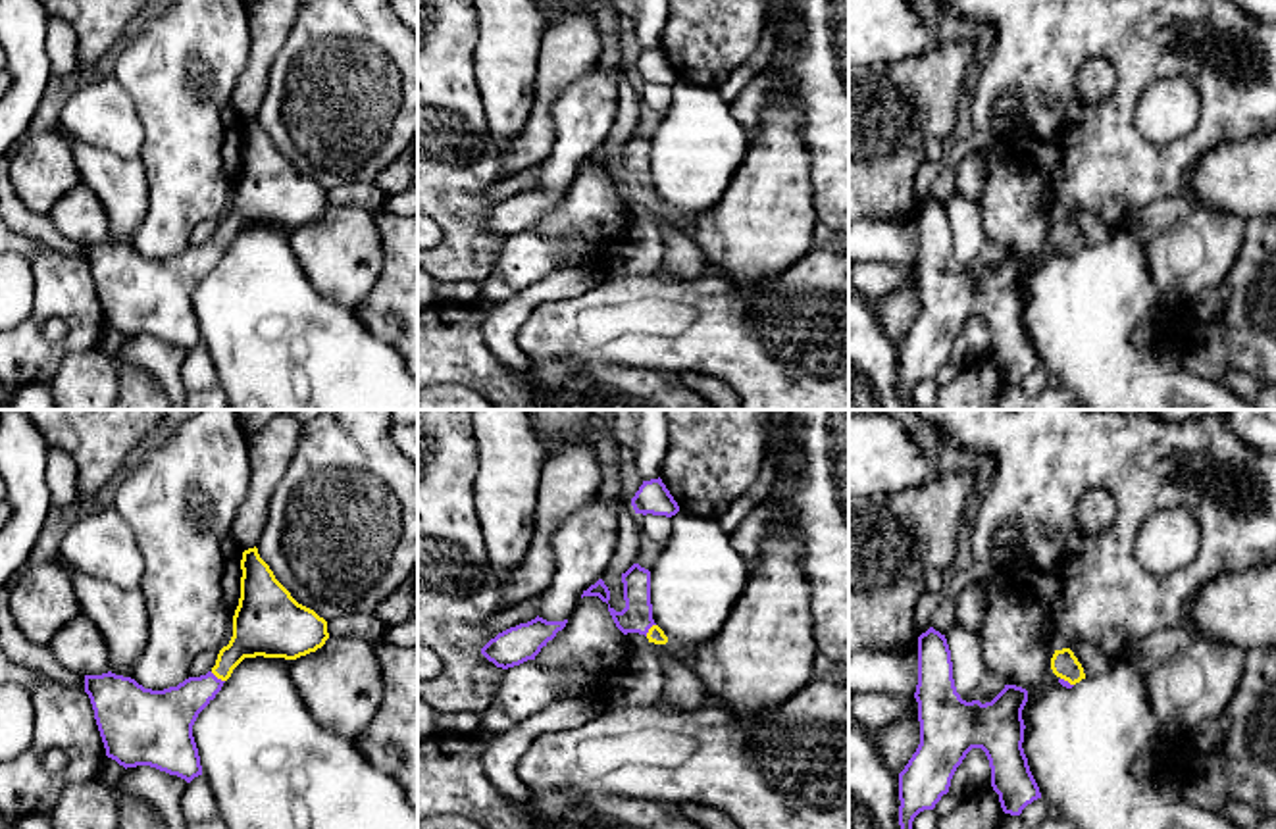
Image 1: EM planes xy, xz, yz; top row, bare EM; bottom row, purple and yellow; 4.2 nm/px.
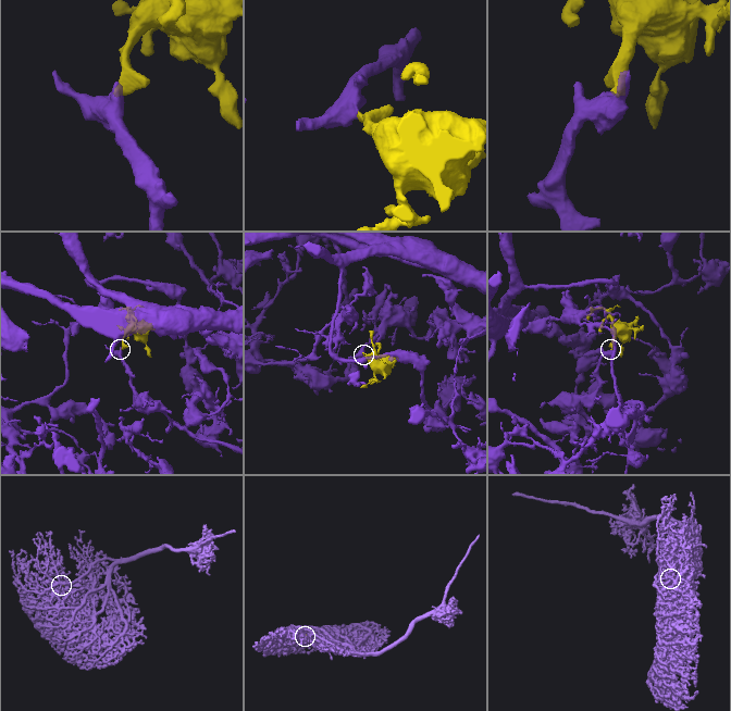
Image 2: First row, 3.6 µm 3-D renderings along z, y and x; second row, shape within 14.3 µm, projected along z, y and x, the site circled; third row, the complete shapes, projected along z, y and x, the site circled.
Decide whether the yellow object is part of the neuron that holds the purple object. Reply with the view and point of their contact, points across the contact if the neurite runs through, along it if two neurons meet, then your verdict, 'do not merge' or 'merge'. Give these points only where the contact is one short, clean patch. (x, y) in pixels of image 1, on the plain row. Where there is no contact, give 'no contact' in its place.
contact xy (216, 247); way xy (170, 283), (216, 247), (255, 200); merge

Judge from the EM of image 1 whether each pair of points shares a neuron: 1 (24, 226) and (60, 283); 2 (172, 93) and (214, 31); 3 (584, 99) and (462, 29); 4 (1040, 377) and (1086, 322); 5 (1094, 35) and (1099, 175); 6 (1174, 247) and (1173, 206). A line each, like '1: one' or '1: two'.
1: two
2: one
3: two
4: two
5: one
6: two

